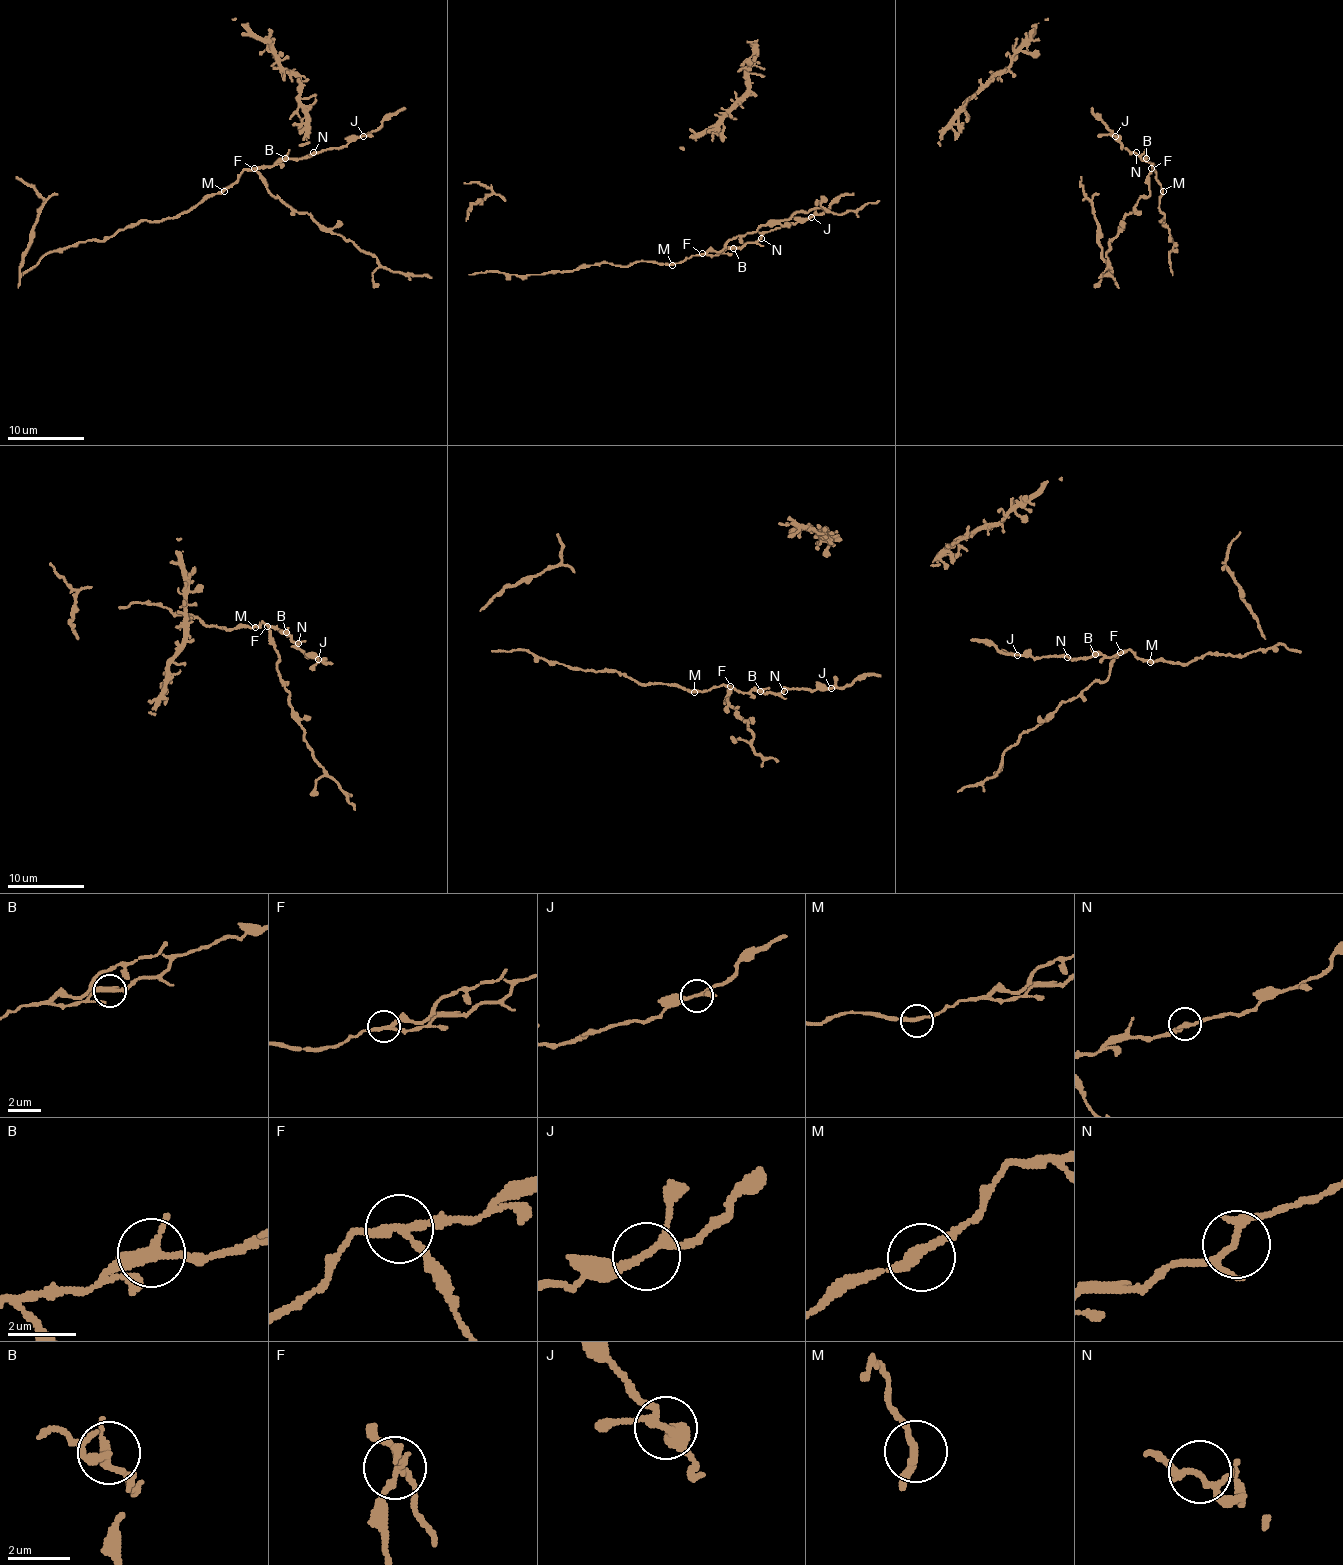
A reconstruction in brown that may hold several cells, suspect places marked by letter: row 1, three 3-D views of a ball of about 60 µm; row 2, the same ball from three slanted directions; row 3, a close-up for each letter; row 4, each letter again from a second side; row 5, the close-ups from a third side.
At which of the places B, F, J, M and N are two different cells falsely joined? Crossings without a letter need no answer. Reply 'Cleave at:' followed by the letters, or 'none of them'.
Cleave at: F

